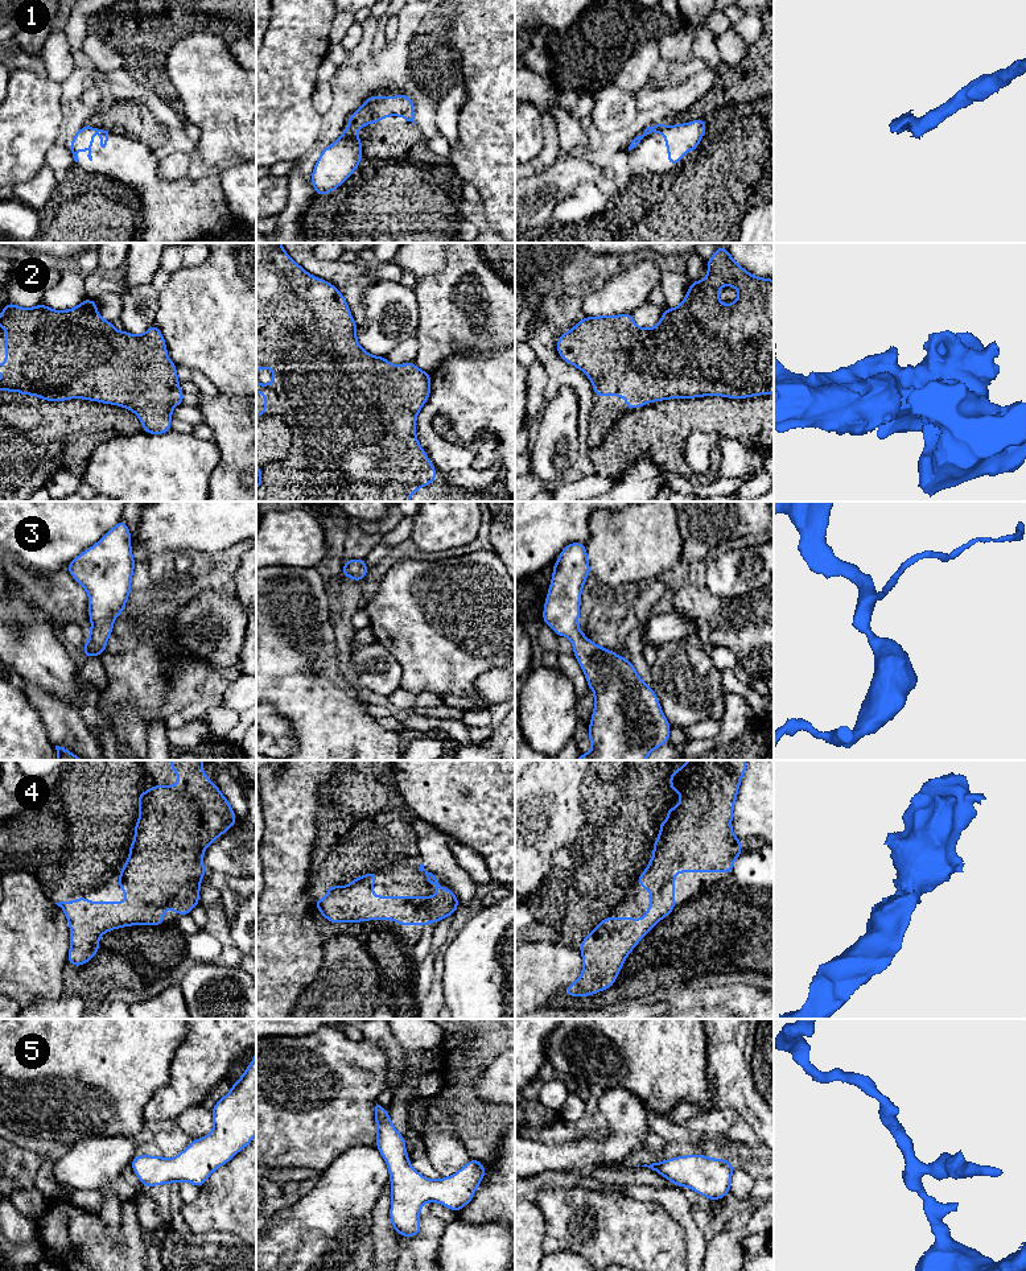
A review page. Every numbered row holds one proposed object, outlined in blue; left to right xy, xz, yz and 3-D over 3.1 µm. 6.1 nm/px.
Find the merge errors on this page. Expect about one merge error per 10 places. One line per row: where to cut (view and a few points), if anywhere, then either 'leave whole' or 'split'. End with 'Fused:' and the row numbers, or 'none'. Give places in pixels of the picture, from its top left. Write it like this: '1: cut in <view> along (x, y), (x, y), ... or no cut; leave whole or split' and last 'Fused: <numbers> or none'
1: cut in yz along (667, 127), (652, 131); split
2: no cut; leave whole
3: no cut; leave whole
4: no cut; leave whole
5: no cut; leave whole
Fused: 1

